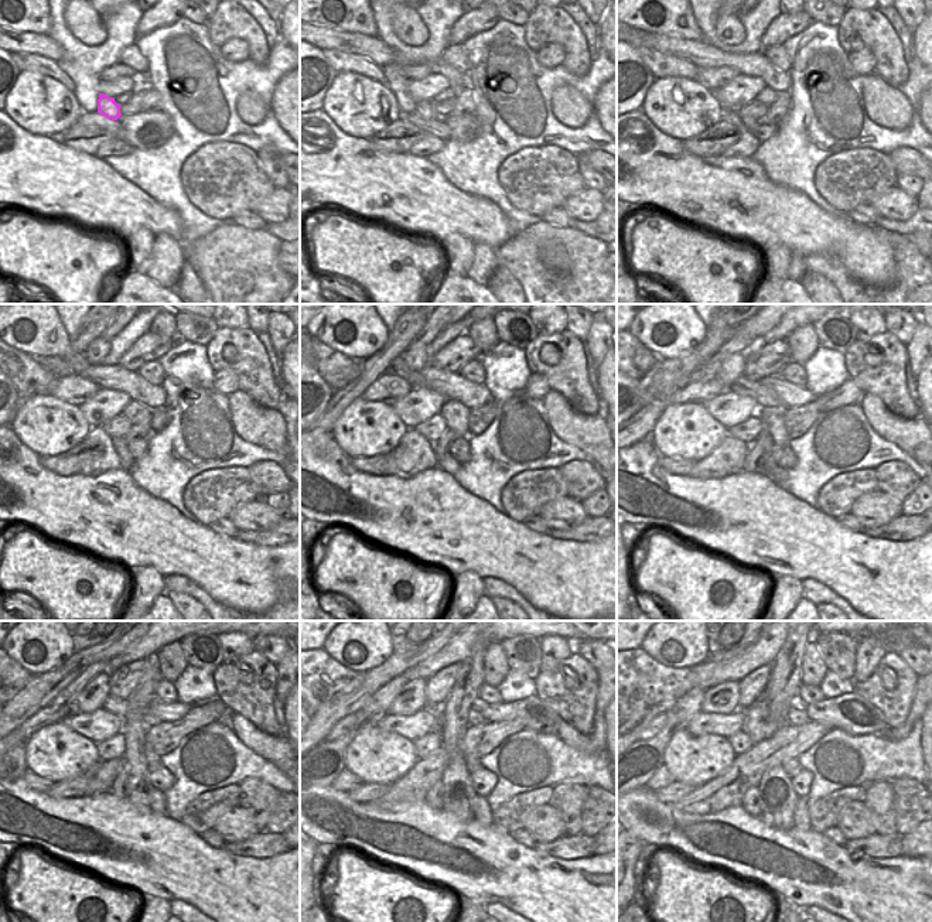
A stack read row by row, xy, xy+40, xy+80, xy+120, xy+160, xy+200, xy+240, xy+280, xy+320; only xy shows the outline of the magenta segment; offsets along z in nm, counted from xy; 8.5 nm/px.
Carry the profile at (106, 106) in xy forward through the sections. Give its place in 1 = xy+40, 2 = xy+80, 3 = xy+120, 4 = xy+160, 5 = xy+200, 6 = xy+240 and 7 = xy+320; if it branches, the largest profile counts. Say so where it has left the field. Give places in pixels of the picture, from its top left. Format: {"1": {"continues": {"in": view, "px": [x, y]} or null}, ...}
{"1": {"continues": {"in": "xy+40", "px": [424, 108]}}, "2": {"continues": {"in": "xy+80", "px": [750, 122]}}, "3": {"continues": {"in": "xy+120", "px": [119, 443]}}, "4": {"continues": {"in": "xy+160", "px": [447, 463]}}, "5": {"continues": {"in": "xy+200", "px": [778, 475]}}, "6": {"continues": {"in": "xy+240", "px": [156, 798]}}, "7": {"continues": {"in": "xy+320", "px": [802, 820]}}}

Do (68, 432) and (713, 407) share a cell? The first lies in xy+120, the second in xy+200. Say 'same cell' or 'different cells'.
different cells

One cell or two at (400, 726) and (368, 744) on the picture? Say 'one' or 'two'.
two

